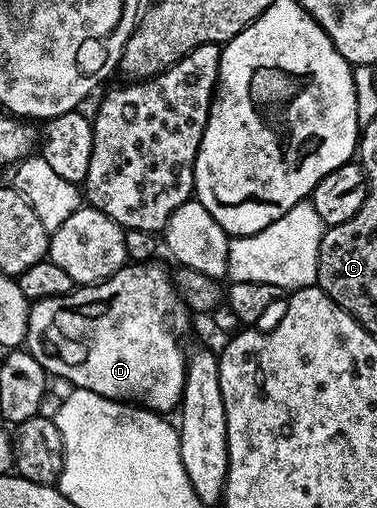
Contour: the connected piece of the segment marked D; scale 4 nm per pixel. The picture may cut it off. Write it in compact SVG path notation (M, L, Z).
M155 260L143 263L128 263L125 264L123 269L119 269L105 281L98 281L95 285L81 285L72 289L66 295L31 302L28 310L26 352L34 359L38 359L38 363L45 373L53 378L61 377L62 380L69 381L69 386L94 391L94 395L102 395L106 399L114 399L125 403L132 402L161 415L171 414L171 409L175 410L179 406L180 398L184 396L184 384L186 383L186 371L188 370L188 353L186 348L184 349L184 340L188 337L190 310L176 291L173 274L171 272L167 273L162 266L156 264Z

